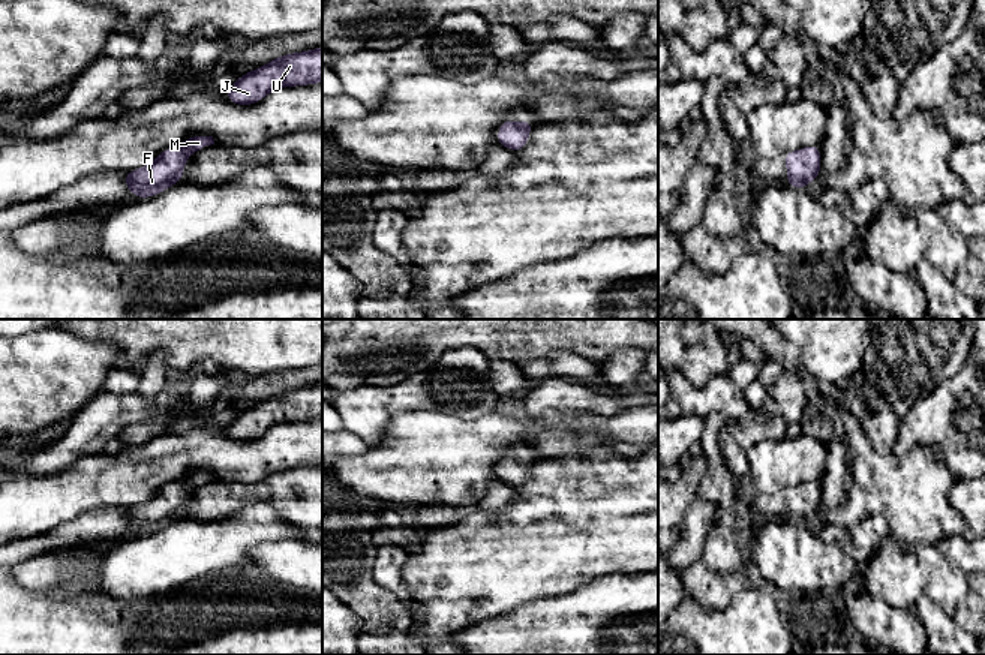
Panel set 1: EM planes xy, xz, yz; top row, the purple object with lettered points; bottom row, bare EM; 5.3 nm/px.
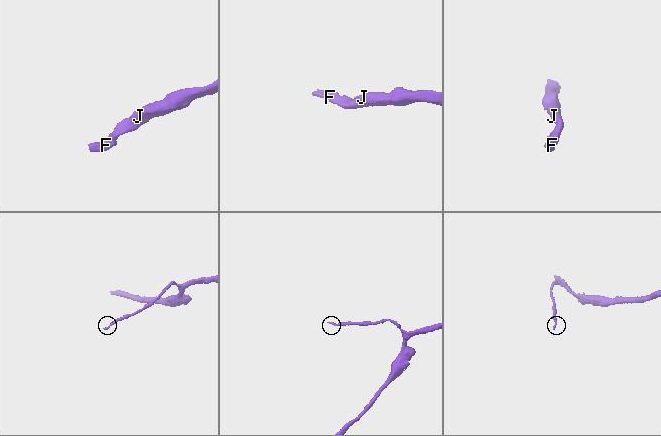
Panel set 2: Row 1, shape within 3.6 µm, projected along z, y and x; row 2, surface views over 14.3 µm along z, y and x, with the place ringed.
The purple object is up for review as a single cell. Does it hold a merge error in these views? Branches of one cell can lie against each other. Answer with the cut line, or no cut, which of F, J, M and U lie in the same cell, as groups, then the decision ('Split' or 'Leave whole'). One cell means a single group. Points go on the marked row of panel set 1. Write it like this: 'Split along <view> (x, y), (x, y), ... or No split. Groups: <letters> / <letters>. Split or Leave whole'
No split. Groups: F J M U. Leave whole

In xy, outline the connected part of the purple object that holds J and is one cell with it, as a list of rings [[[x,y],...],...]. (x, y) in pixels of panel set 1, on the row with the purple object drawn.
[[[322,46],[276,57],[238,78],[225,93],[235,105],[253,105],[280,87],[322,82]]]

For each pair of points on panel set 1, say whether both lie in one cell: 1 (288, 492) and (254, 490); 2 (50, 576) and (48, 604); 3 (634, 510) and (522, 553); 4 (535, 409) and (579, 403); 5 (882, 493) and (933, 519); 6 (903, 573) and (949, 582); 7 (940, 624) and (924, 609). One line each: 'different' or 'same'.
1: same
2: different
3: same
4: same
5: same
6: same
7: same

